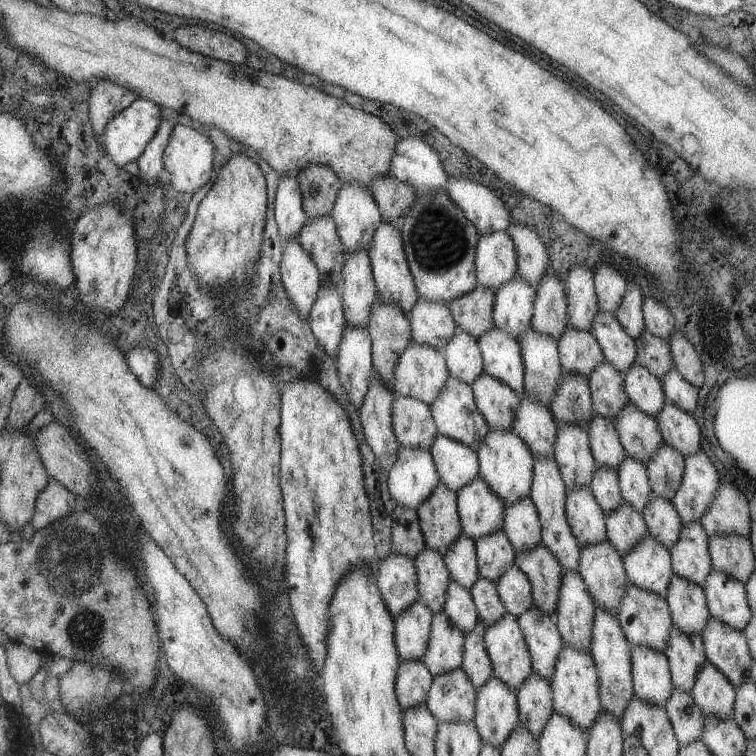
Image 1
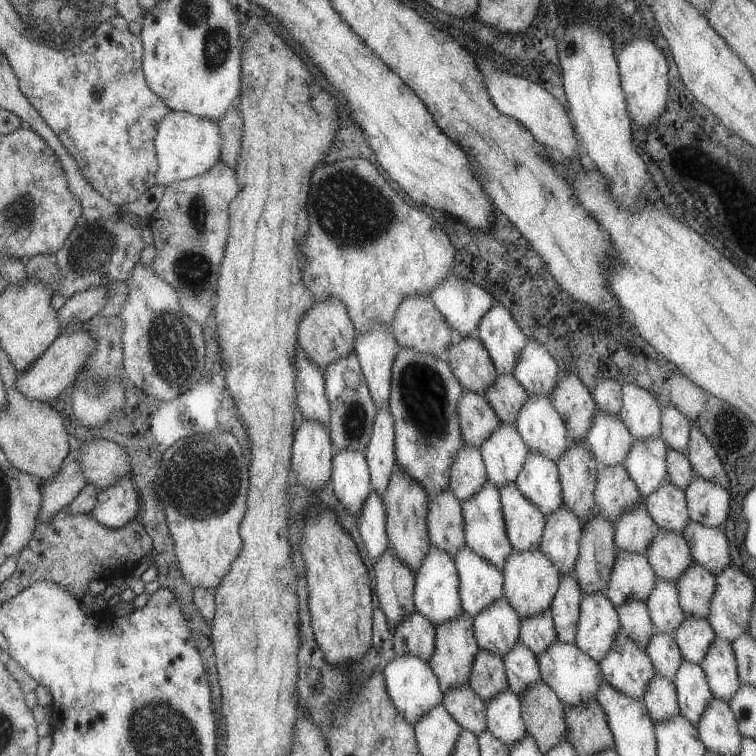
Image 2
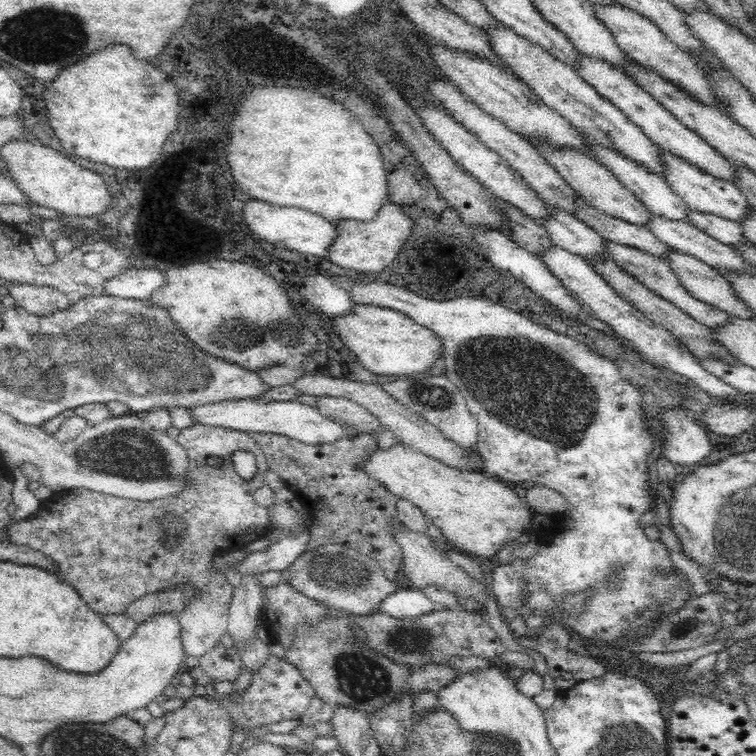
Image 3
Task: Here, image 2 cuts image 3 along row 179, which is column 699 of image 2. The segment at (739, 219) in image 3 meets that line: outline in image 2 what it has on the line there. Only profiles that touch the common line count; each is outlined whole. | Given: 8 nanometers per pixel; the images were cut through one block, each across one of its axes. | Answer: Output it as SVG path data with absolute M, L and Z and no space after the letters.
M681 659L673 683L681 716L693 728L697 728L697 722L699 722L707 702L713 698L703 670L698 664L691 664L691 662Z

